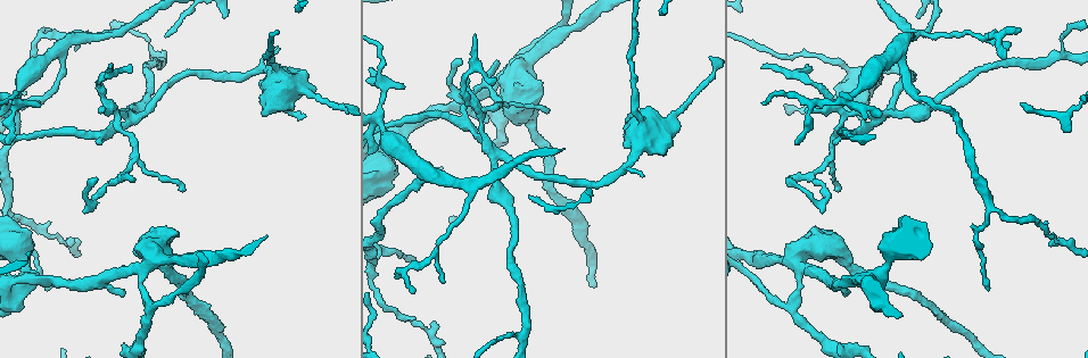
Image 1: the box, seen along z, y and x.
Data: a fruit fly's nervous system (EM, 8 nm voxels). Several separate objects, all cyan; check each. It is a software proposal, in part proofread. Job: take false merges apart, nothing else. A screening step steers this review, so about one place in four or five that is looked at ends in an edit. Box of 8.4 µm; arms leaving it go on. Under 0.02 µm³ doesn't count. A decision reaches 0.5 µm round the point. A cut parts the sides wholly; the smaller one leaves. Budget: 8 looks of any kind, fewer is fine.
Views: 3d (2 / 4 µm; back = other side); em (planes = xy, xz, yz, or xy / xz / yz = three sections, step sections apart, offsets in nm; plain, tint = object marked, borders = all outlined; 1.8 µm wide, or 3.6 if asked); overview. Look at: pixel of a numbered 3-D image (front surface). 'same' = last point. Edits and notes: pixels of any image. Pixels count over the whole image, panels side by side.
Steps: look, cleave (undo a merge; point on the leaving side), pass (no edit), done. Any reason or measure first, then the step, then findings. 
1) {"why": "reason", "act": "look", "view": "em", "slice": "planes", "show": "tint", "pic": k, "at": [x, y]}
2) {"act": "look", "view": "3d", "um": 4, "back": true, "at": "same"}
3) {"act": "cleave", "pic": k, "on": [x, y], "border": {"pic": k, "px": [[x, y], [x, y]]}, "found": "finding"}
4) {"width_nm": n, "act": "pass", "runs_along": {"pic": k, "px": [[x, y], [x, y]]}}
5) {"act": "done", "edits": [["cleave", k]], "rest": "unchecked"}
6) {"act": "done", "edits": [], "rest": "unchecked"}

{"why": "thin arm on a thick one", "act": "look", "view": "3d", "um": 4, "pic": 1, "at": [141, 267]}

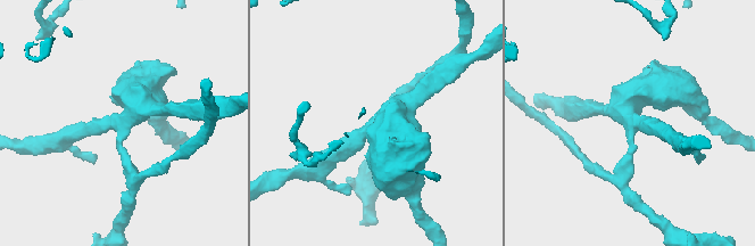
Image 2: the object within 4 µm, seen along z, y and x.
{"arms": 4, "why": "now the EM", "act": "look", "view": "em", "slice": "planes", "show": "plain", "pic": 2, "at": [633, 123]}

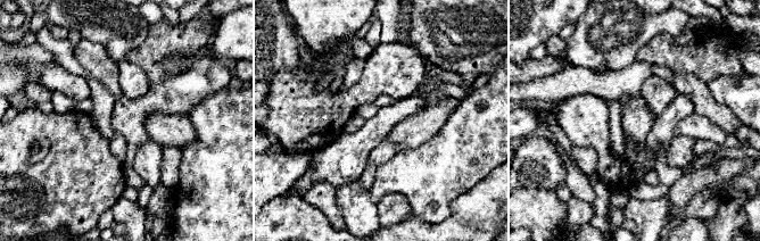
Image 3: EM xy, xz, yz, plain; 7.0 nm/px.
{"act": "look", "view": "em", "slice": "planes", "show": "tint", "at": "same"}

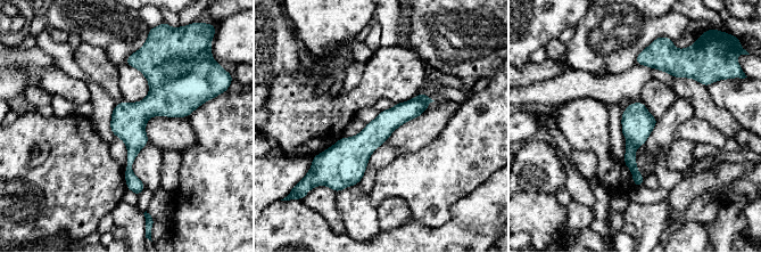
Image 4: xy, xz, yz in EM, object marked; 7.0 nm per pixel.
{"act": "cleave", "pic": 4, "on": [133, 182], "border": {"pic": 4, "px": [[125, 168], [131, 171]]}, "found": "two cells meet here"}

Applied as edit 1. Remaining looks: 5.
{"act": "look", "view": "overview"}

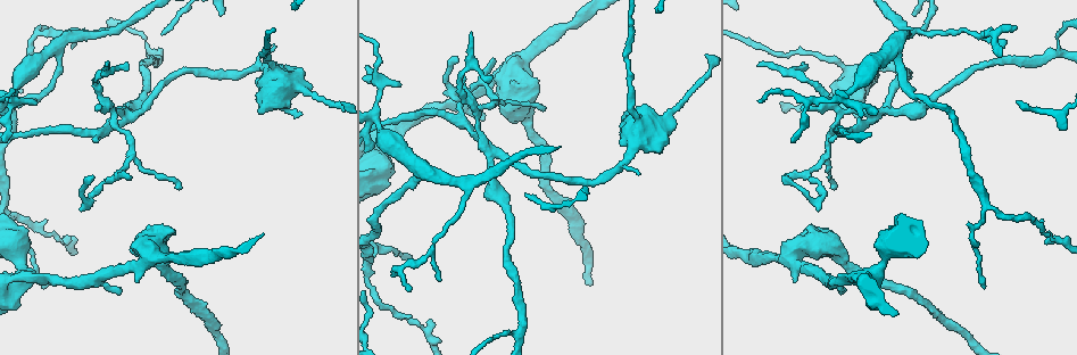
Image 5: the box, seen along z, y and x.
{"why": "four or more arms meet", "act": "look", "view": "em", "slice": "xy", "step": 8, "show": "tint", "pic": 5, "at": [878, 115]}

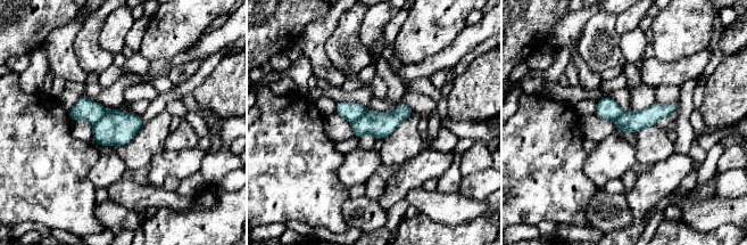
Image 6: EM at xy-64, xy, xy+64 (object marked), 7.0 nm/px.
{"why": "cut it another way", "act": "look", "view": "em", "slice": "planes", "show": "borders", "at": "same"}

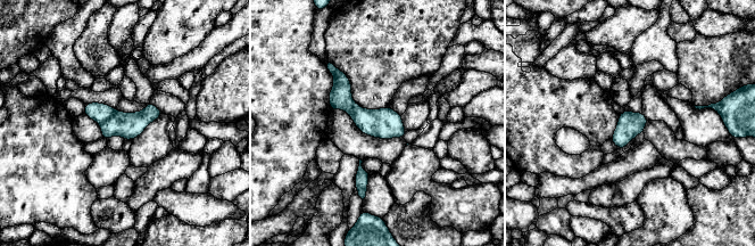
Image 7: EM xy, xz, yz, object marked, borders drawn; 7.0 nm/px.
{"act": "cleave", "pic": 7, "on": [340, 97], "found": "a second cell is stuck on"}

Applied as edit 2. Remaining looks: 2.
{"why": "sudden change in width", "act": "look", "view": "em", "slice": "xz", "step": 16, "show": "plain", "pic": 5, "at": [892, 47]}

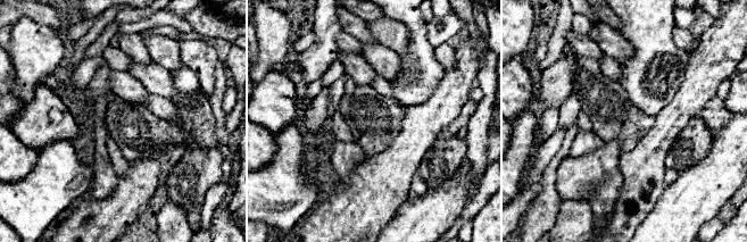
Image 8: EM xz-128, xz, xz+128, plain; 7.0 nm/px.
{"act": "look", "view": "em", "slice": "xz", "step": 16, "show": "tint", "at": "same"}

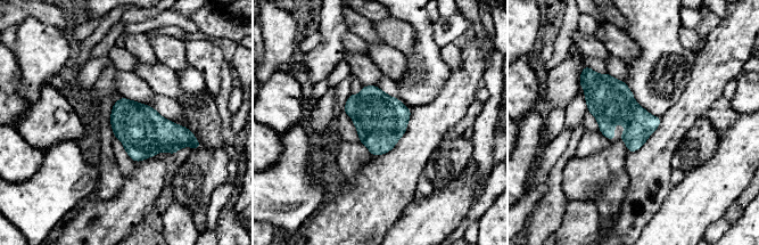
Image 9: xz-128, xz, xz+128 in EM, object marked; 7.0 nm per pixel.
{"act": "pass", "found": "one cell here"}

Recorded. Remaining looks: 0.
{"act": "done", "edits": [["cleave", 4], ["cleave", 7]], "rest": "unchecked"}

